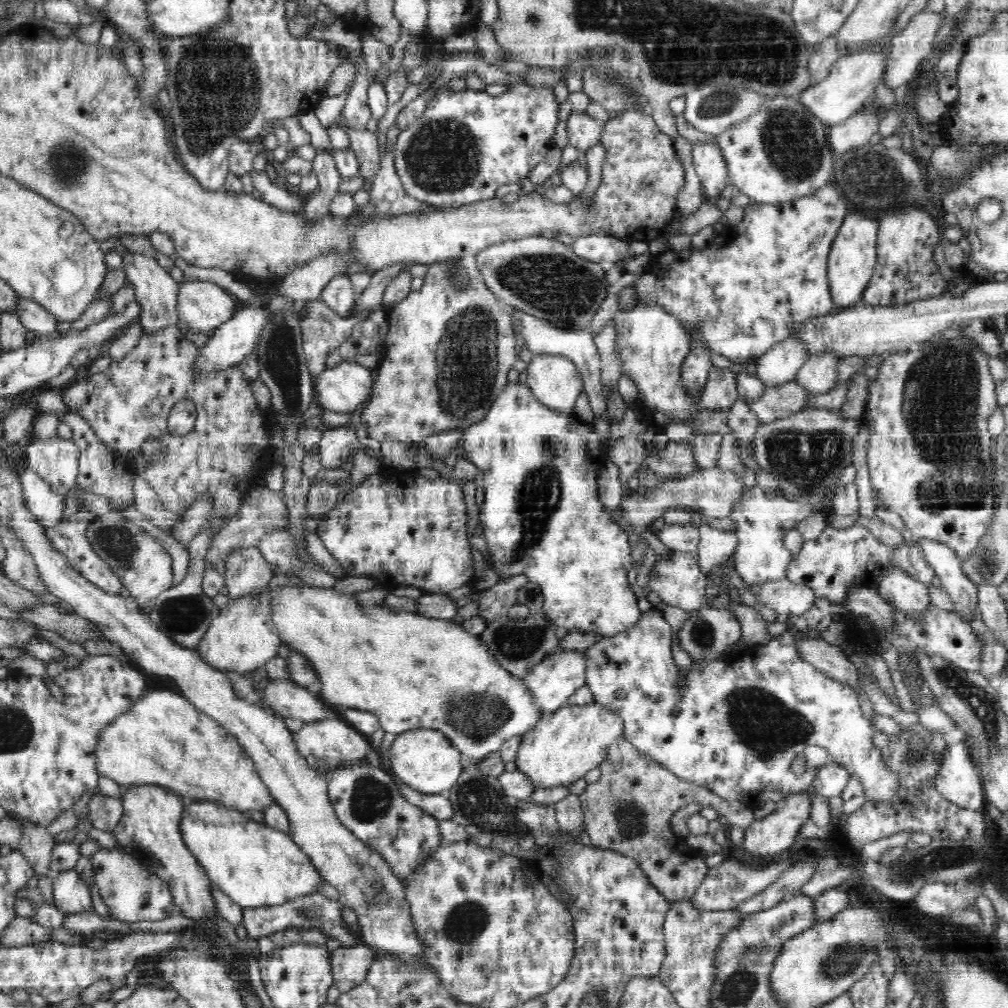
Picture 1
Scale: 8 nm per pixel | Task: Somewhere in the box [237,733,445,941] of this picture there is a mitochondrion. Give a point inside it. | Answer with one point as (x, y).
(371, 800)

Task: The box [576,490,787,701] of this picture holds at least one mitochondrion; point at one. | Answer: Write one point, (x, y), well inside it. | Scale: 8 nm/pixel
(702, 633)

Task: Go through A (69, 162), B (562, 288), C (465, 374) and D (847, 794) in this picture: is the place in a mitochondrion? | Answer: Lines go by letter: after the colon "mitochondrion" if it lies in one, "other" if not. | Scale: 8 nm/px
A: mitochondrion
B: mitochondrion
C: mitochondrion
D: other

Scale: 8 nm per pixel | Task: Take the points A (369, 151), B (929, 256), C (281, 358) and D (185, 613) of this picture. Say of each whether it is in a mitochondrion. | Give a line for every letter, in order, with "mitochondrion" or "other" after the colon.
A: other
B: other
C: mitochondrion
D: mitochondrion

